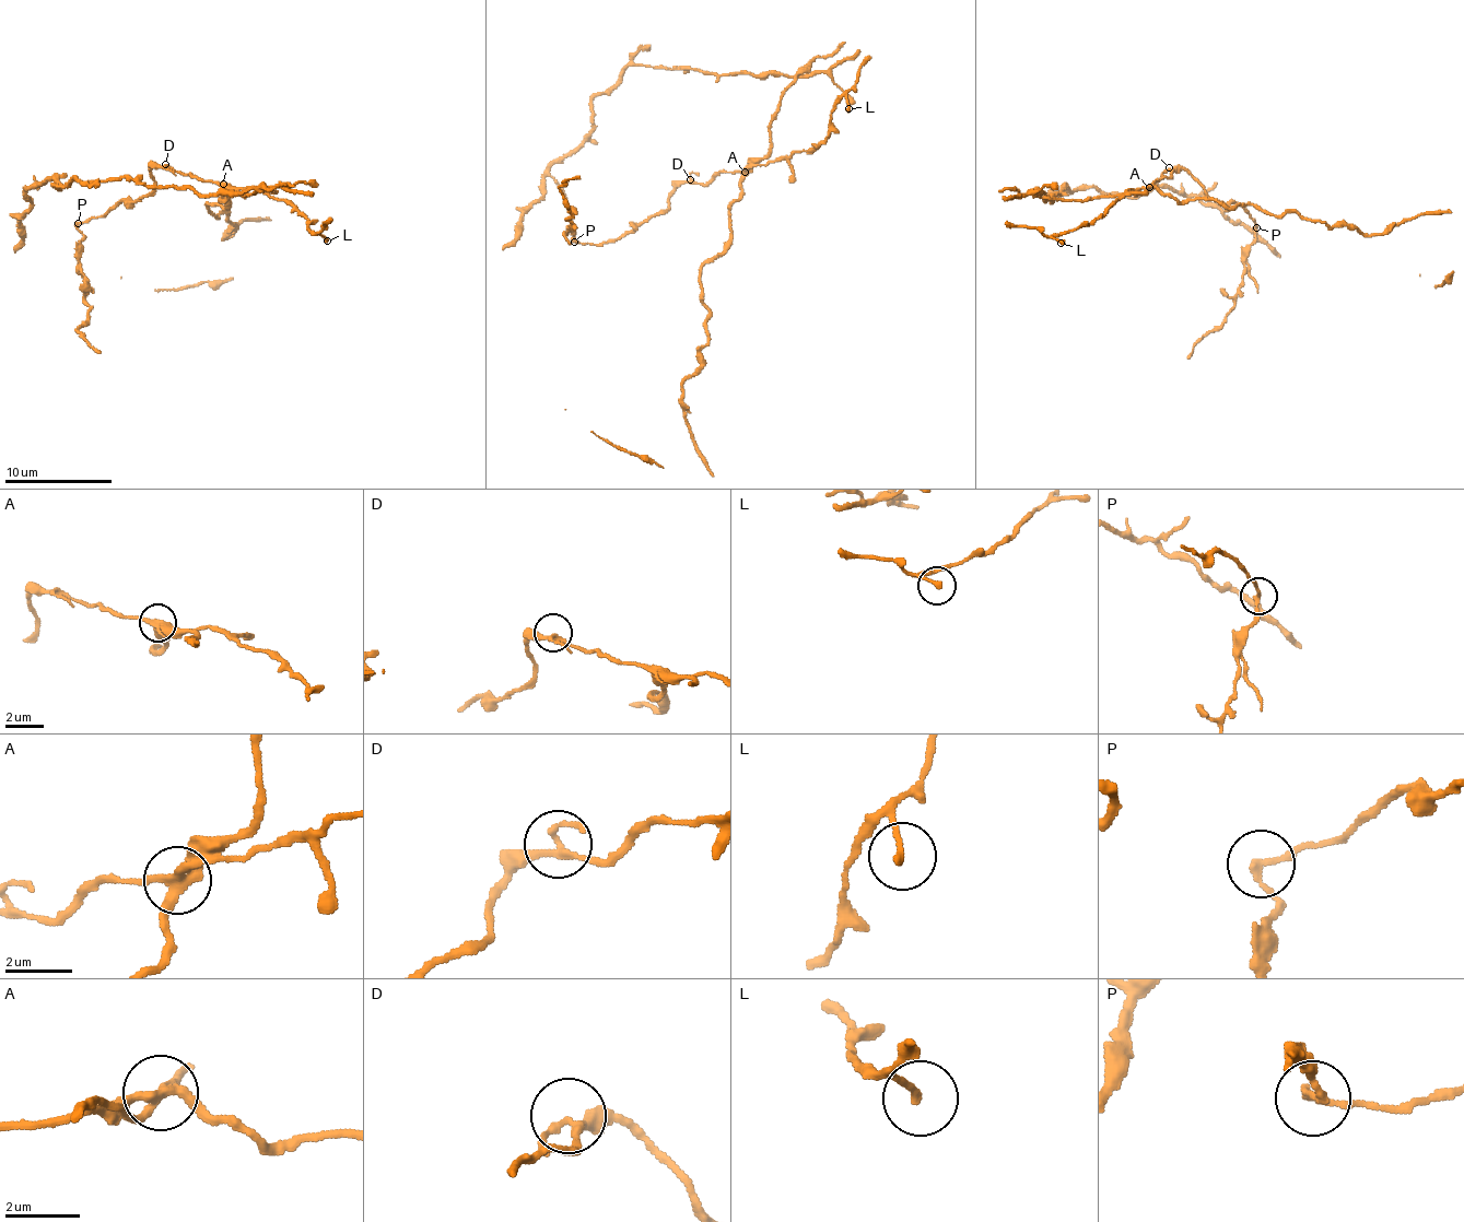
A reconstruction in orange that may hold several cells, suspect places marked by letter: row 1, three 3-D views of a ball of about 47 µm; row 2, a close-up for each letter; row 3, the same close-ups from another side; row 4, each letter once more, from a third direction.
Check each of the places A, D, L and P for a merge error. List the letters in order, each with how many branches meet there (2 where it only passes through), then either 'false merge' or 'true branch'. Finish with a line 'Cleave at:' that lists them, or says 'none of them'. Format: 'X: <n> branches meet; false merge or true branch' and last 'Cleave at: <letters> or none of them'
A: 3 branches meet; false merge
D: 3 branches meet; true branch
L: 1 branches meet; true branch
P: 2 branches meet; false merge
Cleave at: A, P

